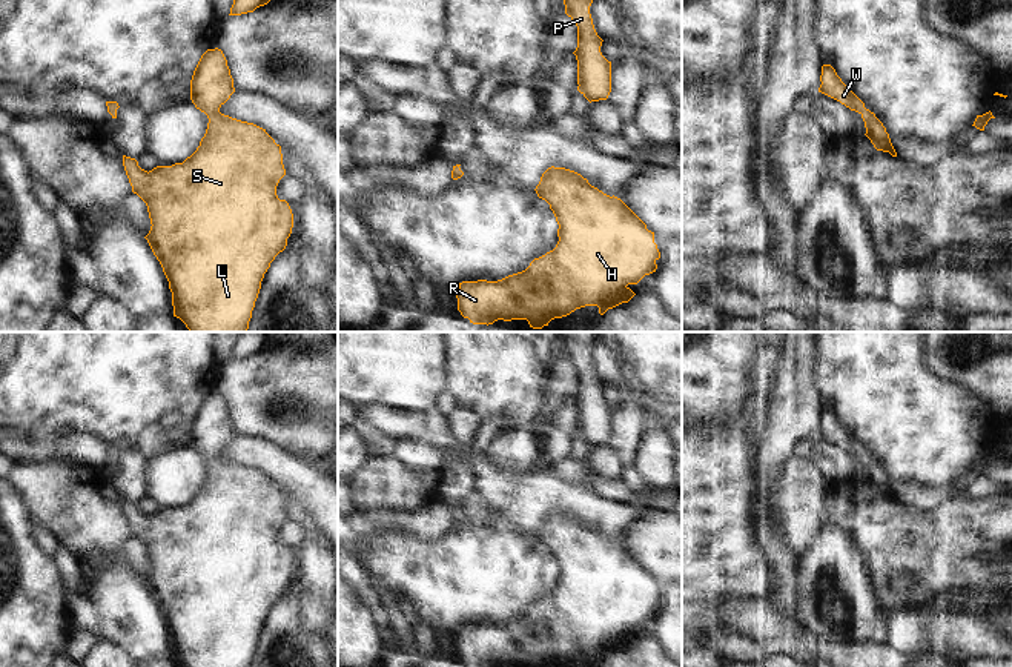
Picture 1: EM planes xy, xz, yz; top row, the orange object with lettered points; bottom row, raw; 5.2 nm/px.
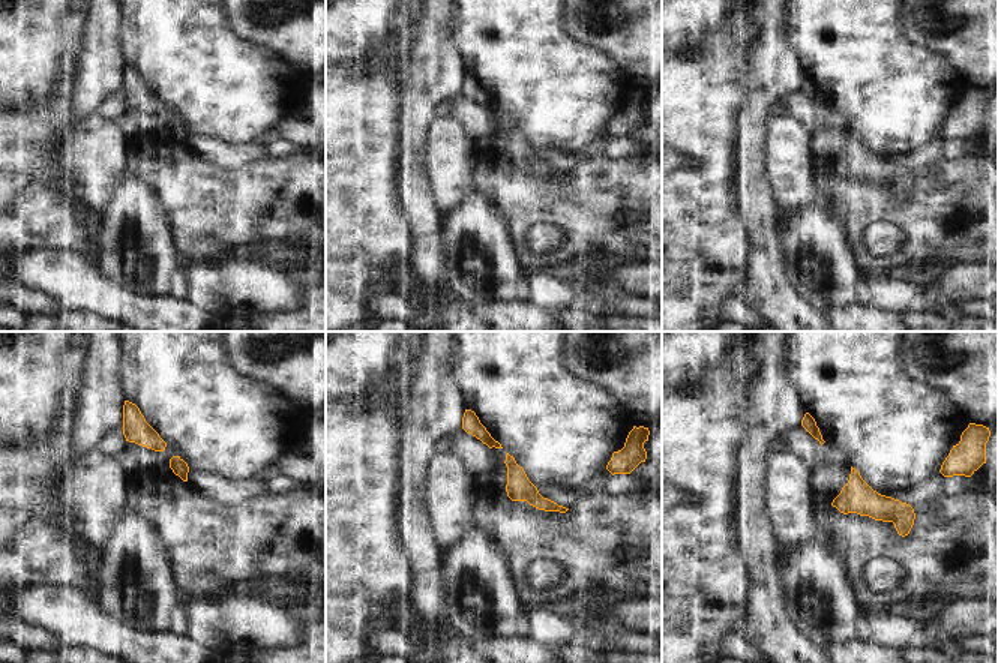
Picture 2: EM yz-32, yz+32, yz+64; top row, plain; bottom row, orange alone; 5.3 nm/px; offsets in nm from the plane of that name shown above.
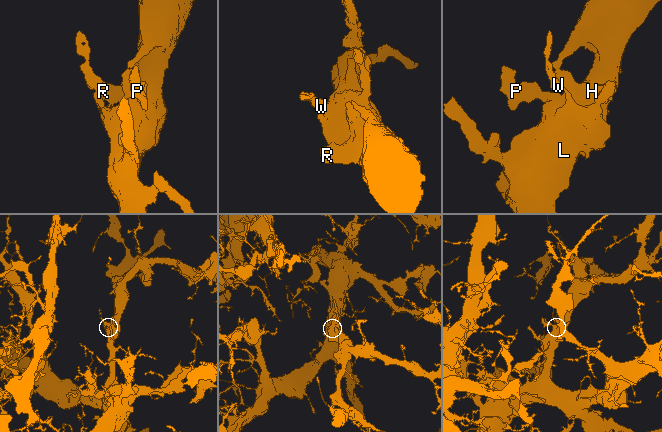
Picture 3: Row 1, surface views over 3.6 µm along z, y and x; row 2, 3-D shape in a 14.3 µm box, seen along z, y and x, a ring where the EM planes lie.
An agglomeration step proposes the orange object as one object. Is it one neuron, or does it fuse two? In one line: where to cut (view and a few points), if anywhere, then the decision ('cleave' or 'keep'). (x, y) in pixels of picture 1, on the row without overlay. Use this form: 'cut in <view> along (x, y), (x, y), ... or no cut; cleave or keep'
no cut; keep

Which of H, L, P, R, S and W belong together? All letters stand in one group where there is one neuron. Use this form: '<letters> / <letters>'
H L P R S W

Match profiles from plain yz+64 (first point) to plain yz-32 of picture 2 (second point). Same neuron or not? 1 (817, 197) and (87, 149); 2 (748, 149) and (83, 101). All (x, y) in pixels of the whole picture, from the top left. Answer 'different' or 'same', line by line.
1: same
2: same

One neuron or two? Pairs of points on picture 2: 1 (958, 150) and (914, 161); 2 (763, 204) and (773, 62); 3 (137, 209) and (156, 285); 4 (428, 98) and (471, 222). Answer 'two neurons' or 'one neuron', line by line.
1: one neuron
2: one neuron
3: one neuron
4: two neurons

